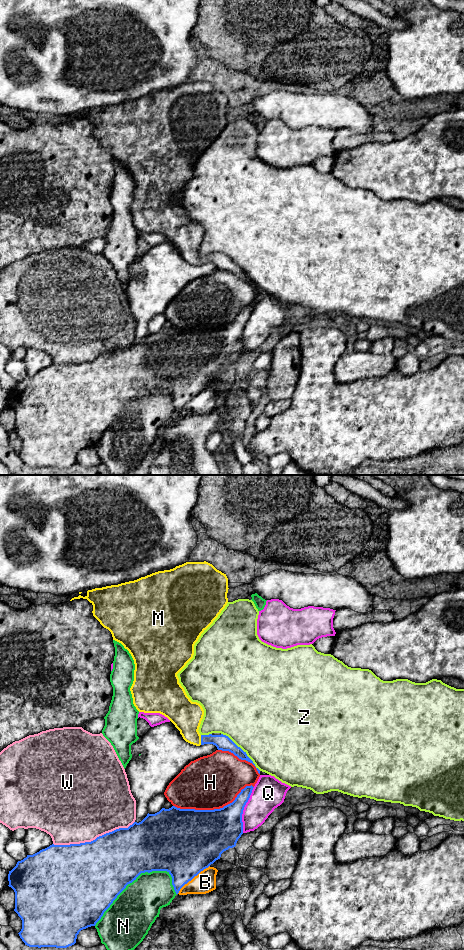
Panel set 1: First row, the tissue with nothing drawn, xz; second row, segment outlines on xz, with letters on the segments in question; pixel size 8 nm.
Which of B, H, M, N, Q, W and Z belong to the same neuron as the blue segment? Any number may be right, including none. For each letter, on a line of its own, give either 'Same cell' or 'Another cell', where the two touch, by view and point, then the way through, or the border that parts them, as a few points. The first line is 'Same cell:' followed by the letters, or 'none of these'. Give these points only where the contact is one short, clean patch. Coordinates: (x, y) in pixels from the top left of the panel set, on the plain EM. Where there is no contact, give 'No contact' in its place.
Same cell: M
B: Another cell. Touches blue at xz (192, 398)
H: Another cell. Touches blue at xz (214, 329)
M: Same cell. Touches blue at xz (201, 260). Path across: xz (222, 262), (218, 260), (201, 260), (188, 247), (186, 235)
N: Another cell. Touches blue at xz (128, 403)
Q: Another cell. Touches blue at xz (243, 329)
W: Another cell. Touches blue at xz (93, 360)
Z: Another cell. Touches blue at xz (242, 270)

